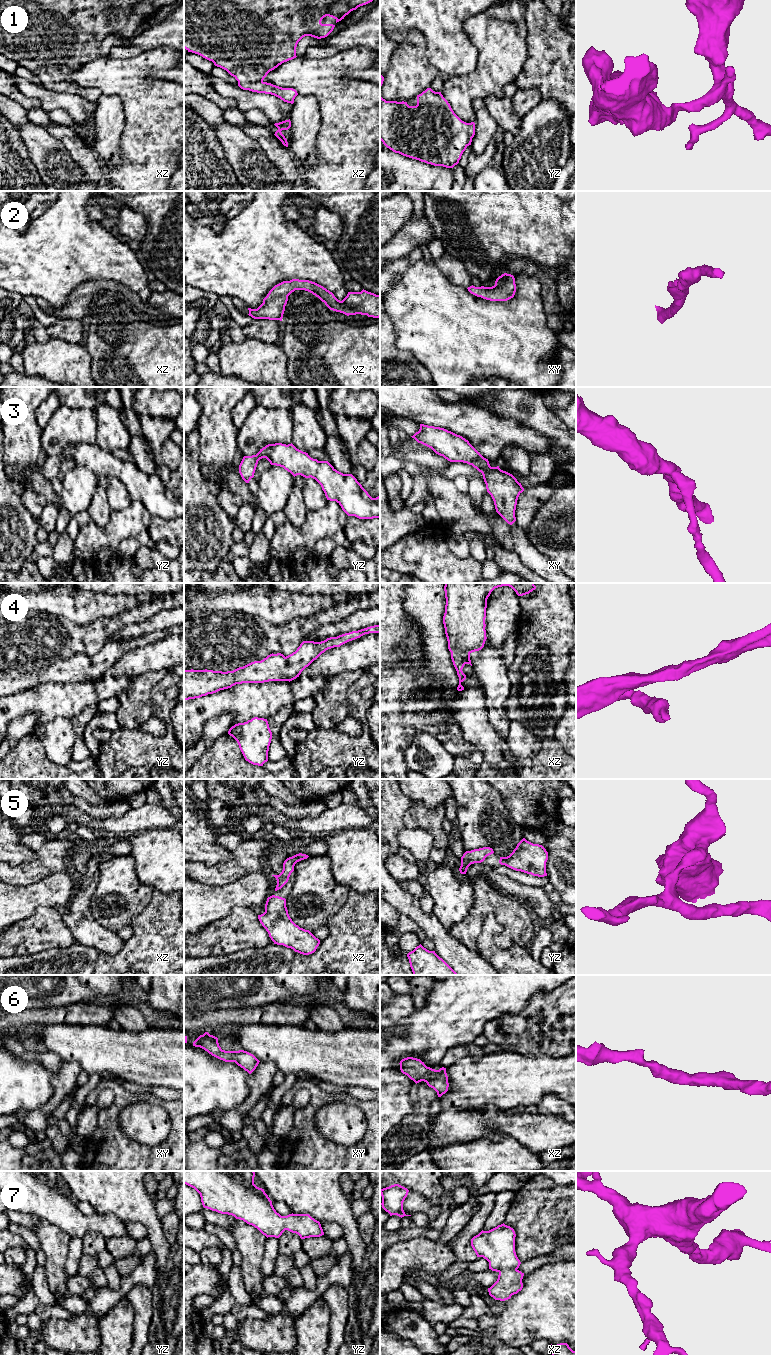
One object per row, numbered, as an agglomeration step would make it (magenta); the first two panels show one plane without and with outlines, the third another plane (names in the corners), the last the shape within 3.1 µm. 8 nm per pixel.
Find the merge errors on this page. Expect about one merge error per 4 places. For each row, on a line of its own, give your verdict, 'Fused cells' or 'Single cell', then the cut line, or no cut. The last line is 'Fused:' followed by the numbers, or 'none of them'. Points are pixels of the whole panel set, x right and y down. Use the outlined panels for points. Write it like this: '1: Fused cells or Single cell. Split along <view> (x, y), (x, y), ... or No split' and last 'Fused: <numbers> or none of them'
1: Single cell. No split
2: Single cell. No split
3: Single cell. No split
4: Single cell. No split
5: Single cell. No split
6: Single cell. No split
7: Single cell. No split
Fused: none of them

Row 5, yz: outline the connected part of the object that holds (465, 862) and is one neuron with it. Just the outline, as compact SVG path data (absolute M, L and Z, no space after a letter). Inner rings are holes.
M483 847L471 851L466 851L461 857L461 866L459 868L460 873L466 874L467 869L471 864L481 863L487 856L493 853L494 851L490 847Z

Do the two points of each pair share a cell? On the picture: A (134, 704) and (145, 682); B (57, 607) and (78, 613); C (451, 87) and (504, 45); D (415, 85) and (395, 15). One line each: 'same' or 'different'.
A: same
B: same
C: same
D: different

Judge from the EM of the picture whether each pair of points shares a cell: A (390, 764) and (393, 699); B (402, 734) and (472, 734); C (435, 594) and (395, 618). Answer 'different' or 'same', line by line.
A: same
B: different
C: different

